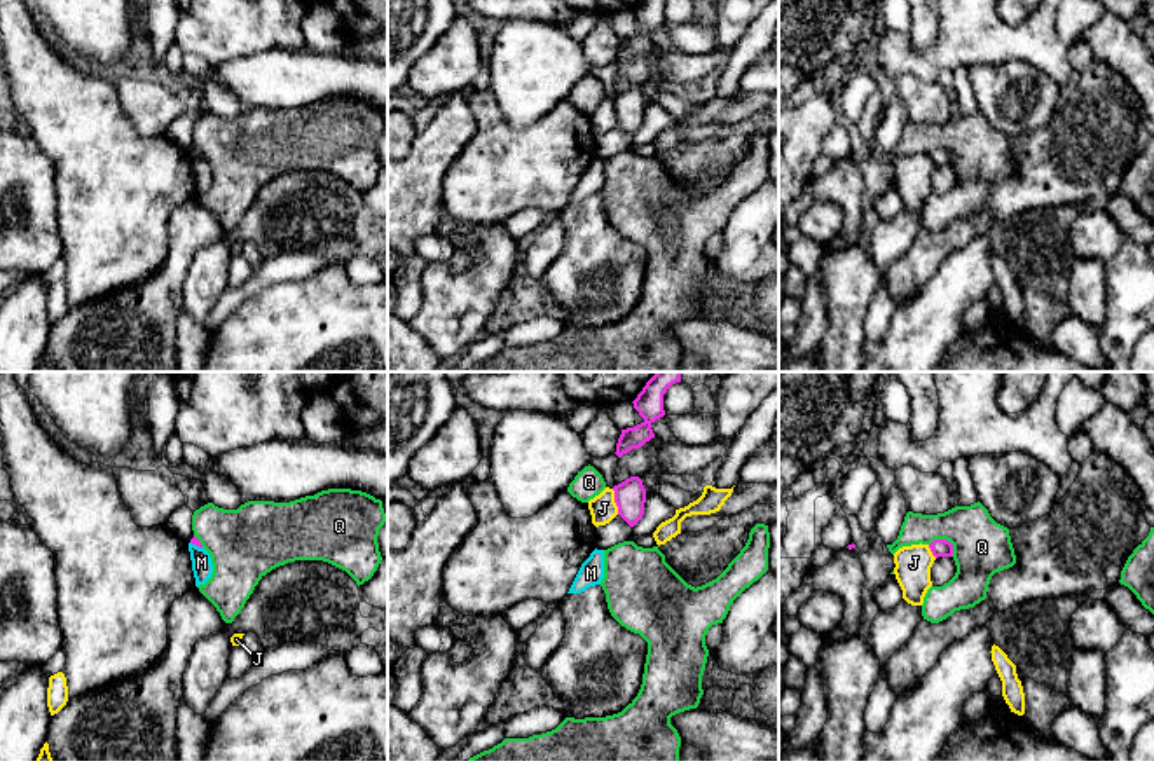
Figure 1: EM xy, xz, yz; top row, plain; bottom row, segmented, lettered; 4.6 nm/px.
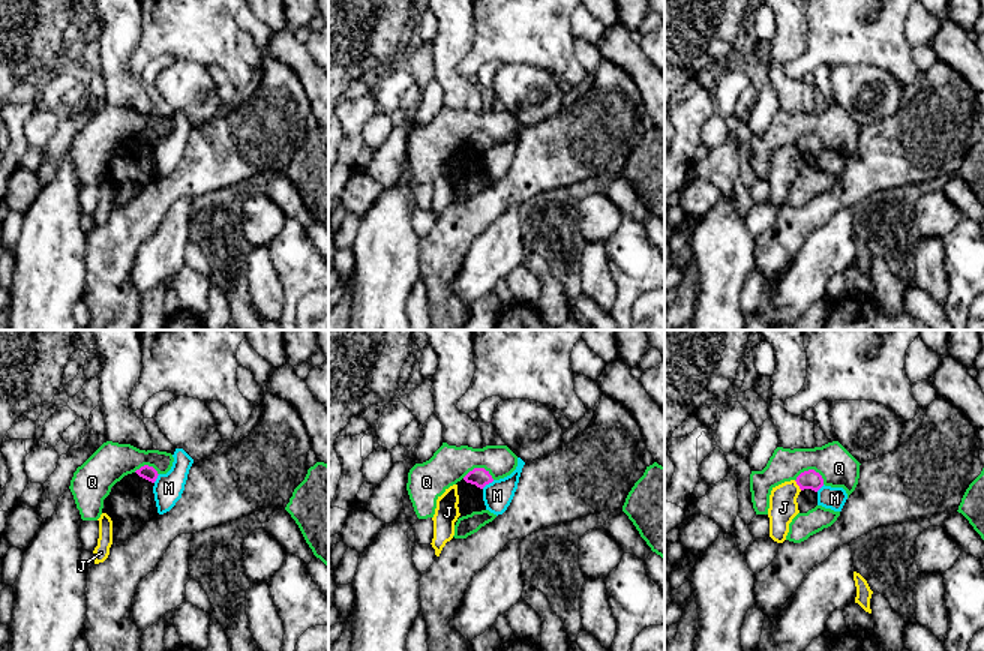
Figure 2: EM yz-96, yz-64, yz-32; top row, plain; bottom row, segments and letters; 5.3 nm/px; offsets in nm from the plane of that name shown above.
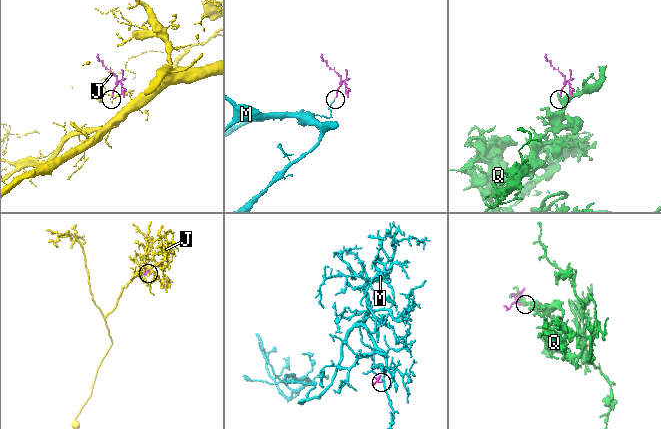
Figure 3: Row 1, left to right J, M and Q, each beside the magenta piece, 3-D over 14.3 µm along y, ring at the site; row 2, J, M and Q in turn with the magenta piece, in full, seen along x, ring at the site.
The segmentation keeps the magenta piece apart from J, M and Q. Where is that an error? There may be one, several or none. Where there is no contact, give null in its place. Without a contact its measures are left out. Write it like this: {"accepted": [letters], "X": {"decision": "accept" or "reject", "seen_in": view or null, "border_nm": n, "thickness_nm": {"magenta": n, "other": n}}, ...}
{"accepted": [], "J": {"decision": "reject", "seen_in": "xz", "border_nm": 120, "thickness_nm": {"magenta": 140, "other": 130}}, "M": {"decision": "reject", "seen_in": "xy", "border_nm": 70, "thickness_nm": {"magenta": 40, "other": 100}}, "Q": {"decision": "reject", "seen_in": "yz", "border_nm": 130, "thickness_nm": {"magenta": 80, "other": 260}}}

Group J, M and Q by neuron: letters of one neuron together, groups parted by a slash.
J / M / Q

